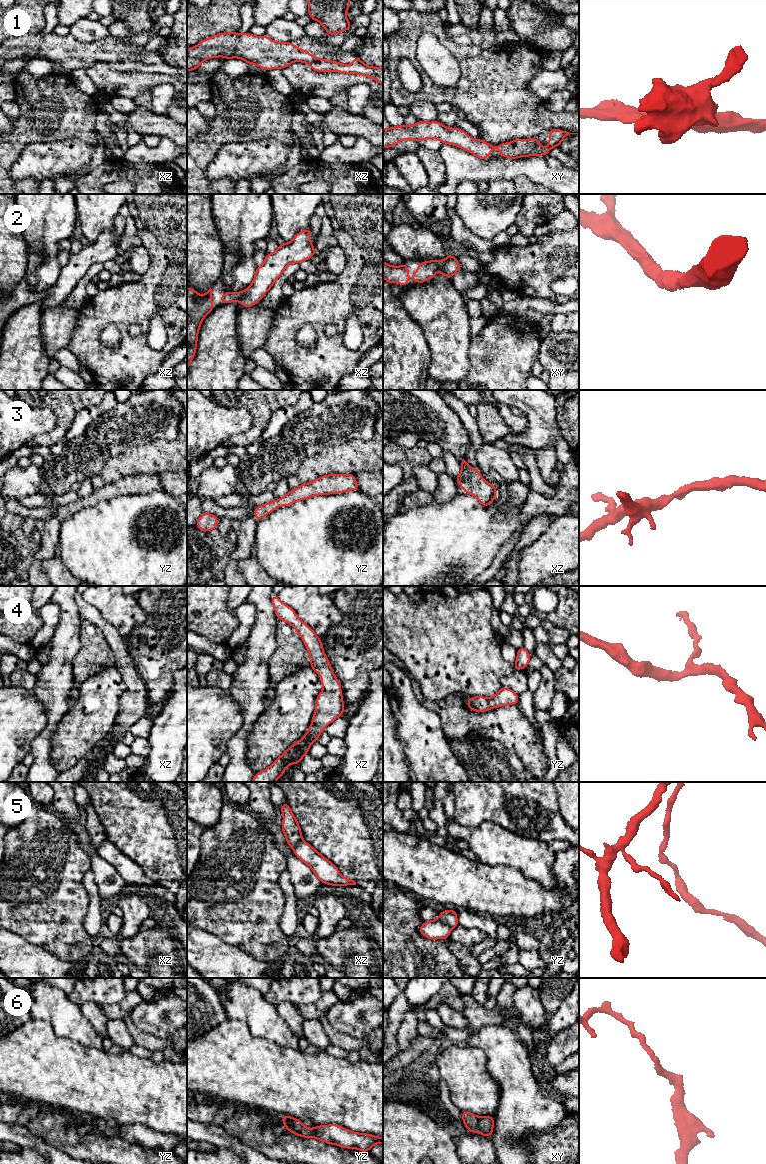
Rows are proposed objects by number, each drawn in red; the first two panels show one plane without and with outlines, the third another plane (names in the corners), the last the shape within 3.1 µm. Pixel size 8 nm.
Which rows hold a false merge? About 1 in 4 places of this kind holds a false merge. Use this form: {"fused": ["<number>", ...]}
{"fused": ["5", "6"]}

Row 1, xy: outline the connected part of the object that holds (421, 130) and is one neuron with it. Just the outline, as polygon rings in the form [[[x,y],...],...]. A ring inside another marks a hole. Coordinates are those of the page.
[[[417,121],[416,124],[412,126],[401,125],[398,127],[391,126],[389,129],[383,129],[383,149],[395,146],[398,142],[402,140],[414,140],[416,142],[424,139],[438,139],[443,144],[450,144],[457,146],[463,150],[470,152],[471,154],[475,155],[480,159],[488,159],[490,158],[490,151],[492,149],[500,149],[498,156],[500,157],[508,157],[511,159],[519,159],[522,156],[537,156],[543,155],[548,157],[549,151],[554,147],[560,147],[561,141],[568,136],[569,134],[578,134],[578,133],[569,133],[564,130],[560,129],[551,129],[548,131],[549,134],[549,143],[548,147],[544,148],[539,145],[539,140],[537,137],[531,139],[516,139],[510,141],[508,143],[501,143],[499,145],[490,145],[480,138],[474,140],[472,139],[465,131],[461,130],[458,127],[455,128],[447,128],[441,122],[434,121],[434,122],[426,122],[426,121]]]

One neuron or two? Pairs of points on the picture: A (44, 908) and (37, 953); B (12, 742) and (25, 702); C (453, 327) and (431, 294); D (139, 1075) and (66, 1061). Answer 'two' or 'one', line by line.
A: two
B: one
C: one
D: one

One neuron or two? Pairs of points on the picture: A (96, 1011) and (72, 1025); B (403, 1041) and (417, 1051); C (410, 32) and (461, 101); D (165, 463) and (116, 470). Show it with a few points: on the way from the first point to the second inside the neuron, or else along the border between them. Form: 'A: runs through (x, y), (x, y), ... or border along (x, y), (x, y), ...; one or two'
A: border along (79, 1006), (82, 1014), (101, 1035); two
B: border along (419, 1034), (407, 1048), (400, 1051); two
C: runs through (410, 53), (426, 81), (440, 94); one
D: runs through (153, 462), (128, 462); one

